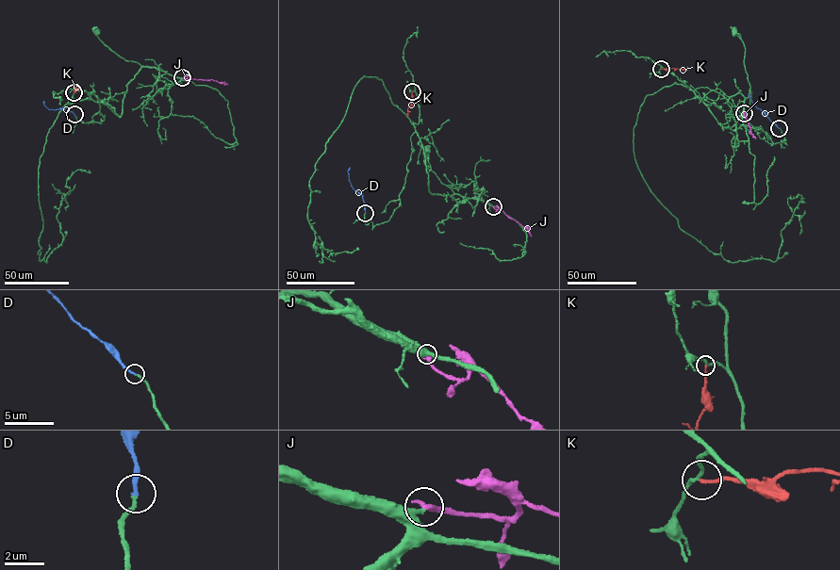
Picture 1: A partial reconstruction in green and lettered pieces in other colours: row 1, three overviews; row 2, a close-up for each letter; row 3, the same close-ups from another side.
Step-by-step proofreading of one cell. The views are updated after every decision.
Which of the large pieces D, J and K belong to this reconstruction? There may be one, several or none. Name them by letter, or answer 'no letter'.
D

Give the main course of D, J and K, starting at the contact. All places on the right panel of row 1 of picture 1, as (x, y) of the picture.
D: (779, 128), (757, 108), (748, 93)
J: (744, 113), (755, 138)
K: (661, 69), (685, 70), (687, 67)

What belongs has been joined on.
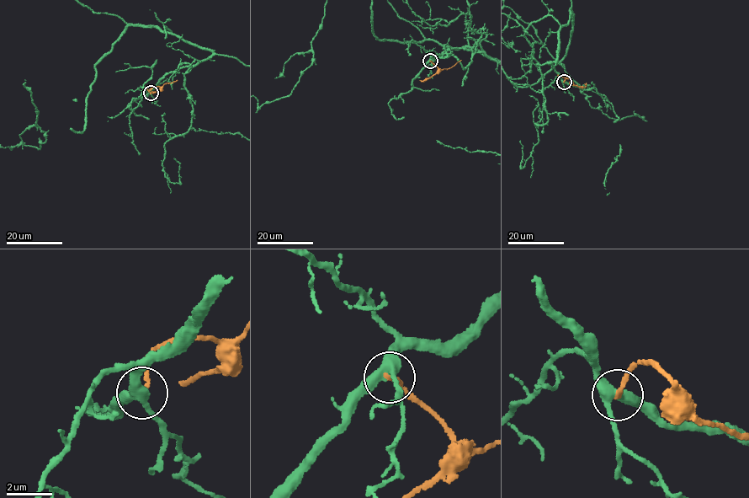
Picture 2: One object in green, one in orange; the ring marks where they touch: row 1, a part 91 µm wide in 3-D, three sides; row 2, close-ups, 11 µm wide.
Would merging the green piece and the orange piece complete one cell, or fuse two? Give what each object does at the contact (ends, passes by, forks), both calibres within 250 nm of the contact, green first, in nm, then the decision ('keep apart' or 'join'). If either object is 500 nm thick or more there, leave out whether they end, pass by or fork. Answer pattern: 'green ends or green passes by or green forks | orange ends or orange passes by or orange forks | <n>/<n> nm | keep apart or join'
green forks | orange ends | 400/240 nm | keep apart

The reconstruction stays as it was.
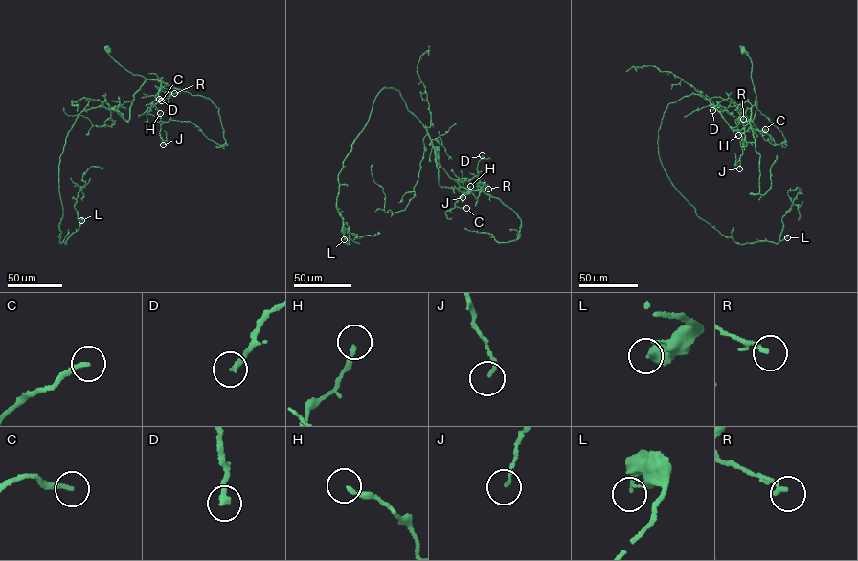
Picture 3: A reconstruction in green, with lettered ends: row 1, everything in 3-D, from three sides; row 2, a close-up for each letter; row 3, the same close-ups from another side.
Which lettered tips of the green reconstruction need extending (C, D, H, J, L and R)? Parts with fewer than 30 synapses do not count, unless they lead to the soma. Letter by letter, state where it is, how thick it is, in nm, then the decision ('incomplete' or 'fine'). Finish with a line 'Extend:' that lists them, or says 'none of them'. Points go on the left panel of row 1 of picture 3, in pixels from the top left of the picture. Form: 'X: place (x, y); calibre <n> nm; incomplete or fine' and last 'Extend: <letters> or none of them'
C: place (161, 100); calibre 200 nm; incomplete
D: place (159, 99); calibre 240 nm; fine
H: place (160, 113); calibre 200 nm; fine
J: place (163, 145); calibre 140 nm; fine
L: place (81, 220); calibre 200 nm; fine
R: place (174, 93); calibre 140 nm; fine
Extend: C

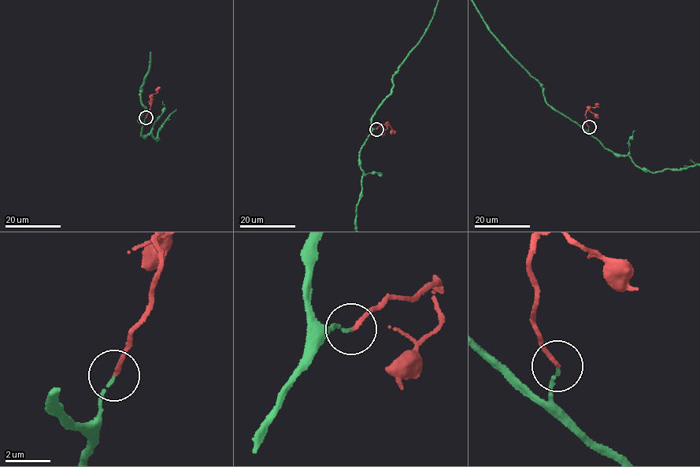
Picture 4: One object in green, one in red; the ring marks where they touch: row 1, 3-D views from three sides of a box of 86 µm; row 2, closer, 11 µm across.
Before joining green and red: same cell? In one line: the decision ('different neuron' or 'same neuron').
same neuron

